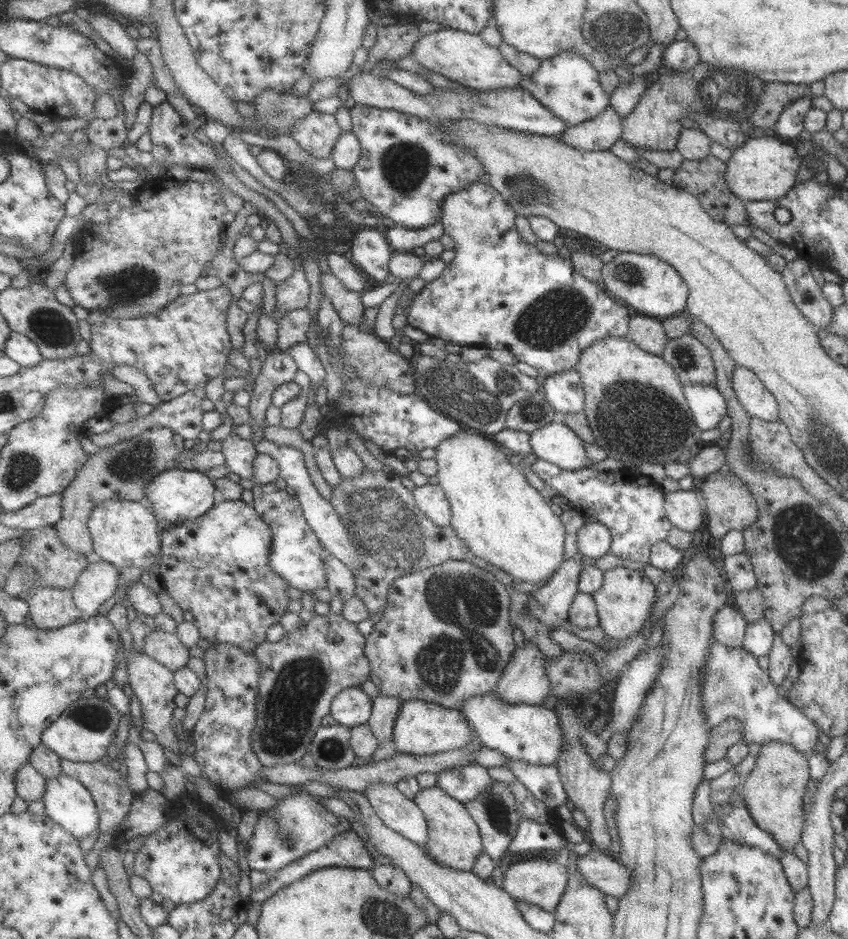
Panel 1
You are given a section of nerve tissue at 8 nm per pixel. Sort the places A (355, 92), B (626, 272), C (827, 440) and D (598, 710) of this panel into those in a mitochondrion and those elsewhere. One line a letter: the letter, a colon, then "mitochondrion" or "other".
A: other
B: mitochondrion
C: mitochondrion
D: other

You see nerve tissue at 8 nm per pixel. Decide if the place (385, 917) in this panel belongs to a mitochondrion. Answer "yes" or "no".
yes

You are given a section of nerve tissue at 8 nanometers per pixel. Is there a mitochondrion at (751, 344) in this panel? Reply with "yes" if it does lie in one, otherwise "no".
no

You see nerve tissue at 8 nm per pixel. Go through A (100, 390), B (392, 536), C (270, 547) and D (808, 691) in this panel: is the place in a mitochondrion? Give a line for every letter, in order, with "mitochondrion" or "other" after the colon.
A: other
B: mitochondrion
C: other
D: other

